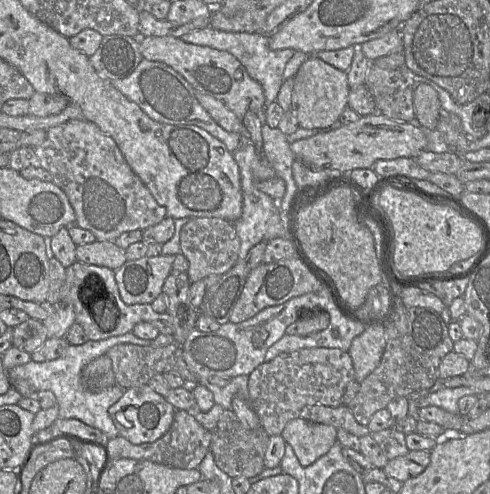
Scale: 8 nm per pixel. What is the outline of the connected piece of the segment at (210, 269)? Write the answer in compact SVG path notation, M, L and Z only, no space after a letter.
M192 218L180 232L181 252L189 262L187 271L191 283L203 280L211 274L223 275L239 259L240 239L232 222L221 218Z

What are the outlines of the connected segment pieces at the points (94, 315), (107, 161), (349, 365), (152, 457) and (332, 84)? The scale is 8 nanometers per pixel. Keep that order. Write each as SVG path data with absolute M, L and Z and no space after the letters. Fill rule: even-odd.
M78 260L67 267L60 301L73 306L75 321L82 326L89 340L105 340L132 332L134 326L140 322L152 324L160 333L174 334L173 319L167 312L157 313L153 310L151 304L128 305L124 303L115 280L115 271L107 267L85 264ZM88 280L97 284L99 291L89 289L93 288L91 285L85 287ZM99 281L102 286L99 285Z
M85 119L70 120L66 123L51 127L46 131L46 138L39 146L34 147L34 151L38 156L41 167L47 170L53 177L53 183L60 187L66 194L71 206L74 209L76 215L75 224L82 228L89 230L99 241L115 241L121 234L133 230L144 230L150 226L154 226L161 222L167 216L167 210L165 207L160 206L149 189L144 185L141 179L133 172L127 161L125 160L122 152L117 146L116 142L109 135L105 134L94 123Z
M304 348L265 361L248 376L249 403L269 436L281 435L286 424L306 406L343 405L347 385L355 380L352 358L337 348Z
M176 410L169 430L158 440L150 443L132 444L122 436L108 440L106 444L110 459L129 458L146 460L179 469L198 469L209 451L211 432L195 418L192 411Z
M308 56L294 77L290 110L296 115L301 128L325 128L338 121L341 113L348 107L349 92L346 72L316 56Z

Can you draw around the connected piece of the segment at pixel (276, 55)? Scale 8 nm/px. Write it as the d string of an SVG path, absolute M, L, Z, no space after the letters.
M211 26L184 34L180 39L187 43L207 46L232 54L243 65L249 76L261 84L266 99L265 108L269 103L276 101L283 83L284 69L295 53L293 49L271 50L269 38L259 33L219 31Z

